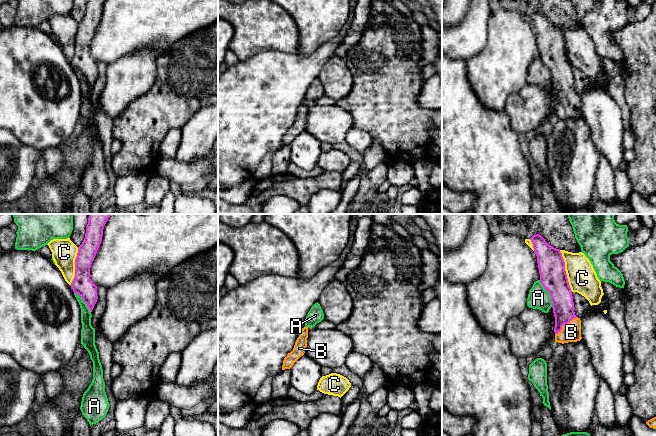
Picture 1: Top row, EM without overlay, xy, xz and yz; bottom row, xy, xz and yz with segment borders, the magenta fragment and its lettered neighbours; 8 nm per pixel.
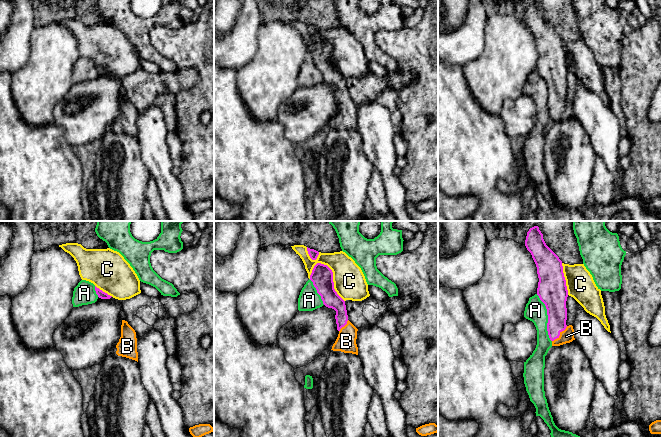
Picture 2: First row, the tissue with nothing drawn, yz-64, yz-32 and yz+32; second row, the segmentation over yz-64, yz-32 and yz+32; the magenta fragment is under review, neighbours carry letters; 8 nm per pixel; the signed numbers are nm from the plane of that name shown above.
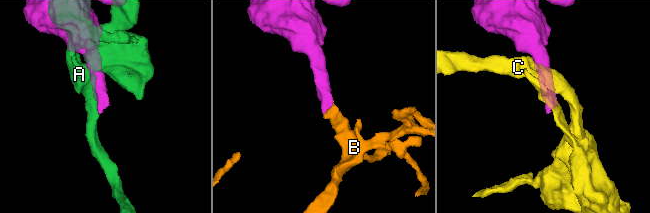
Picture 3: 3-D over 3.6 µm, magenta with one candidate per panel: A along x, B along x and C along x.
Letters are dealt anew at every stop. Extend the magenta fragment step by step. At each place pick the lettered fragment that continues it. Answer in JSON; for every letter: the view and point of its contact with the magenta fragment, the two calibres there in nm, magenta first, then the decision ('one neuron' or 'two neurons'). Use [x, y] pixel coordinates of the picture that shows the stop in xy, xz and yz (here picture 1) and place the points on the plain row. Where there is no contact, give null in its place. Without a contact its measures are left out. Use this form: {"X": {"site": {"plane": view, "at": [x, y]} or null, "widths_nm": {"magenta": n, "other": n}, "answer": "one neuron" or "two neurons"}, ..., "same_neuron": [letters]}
{"A": {"site": {"plane": "yz", "at": [549, 69]}, "widths_nm": {"magenta": 220, "other": 180}, "answer": "two neurons"}, "B": {"site": {"plane": "yz", "at": [564, 99]}, "widths_nm": {"magenta": 180, "other": 160}, "answer": "one neuron"}, "C": {"site": {"plane": "yz", "at": [565, 47]}, "widths_nm": {"magenta": 220, "other": 240}, "answer": "two neurons"}, "same_neuron": ["B"]}

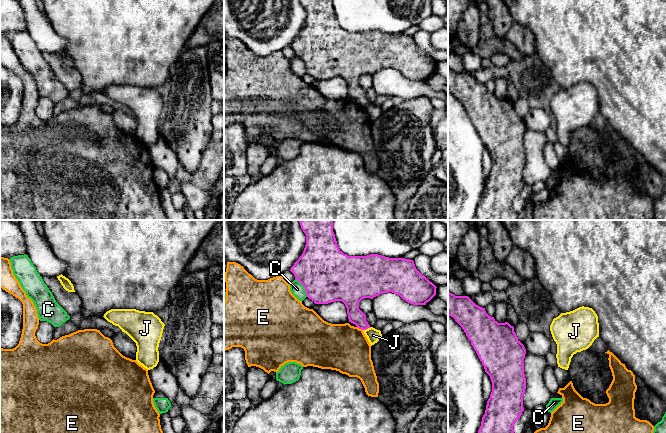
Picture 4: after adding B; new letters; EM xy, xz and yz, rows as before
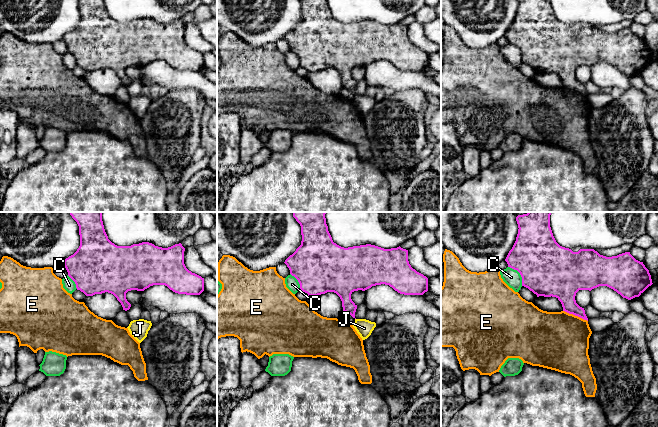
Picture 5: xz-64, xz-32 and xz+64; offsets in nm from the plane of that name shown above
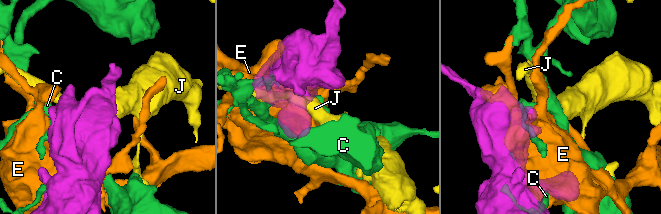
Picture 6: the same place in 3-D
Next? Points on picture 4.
{"C": {"site": {"plane": "xz", "at": [304, 63]}, "widths_nm": {"magenta": 440, "other": 110}, "answer": "two neurons"}, "E": {"site": {"plane": "xz", "at": [360, 104]}, "widths_nm": {"magenta": 140, "other": 380}, "answer": "two neurons"}, "J": {"site": {"plane": "xz", "at": [366, 104]}, "widths_nm": {"magenta": 120, "other": 120}, "answer": "two neurons"}, "same_neuron": []}

